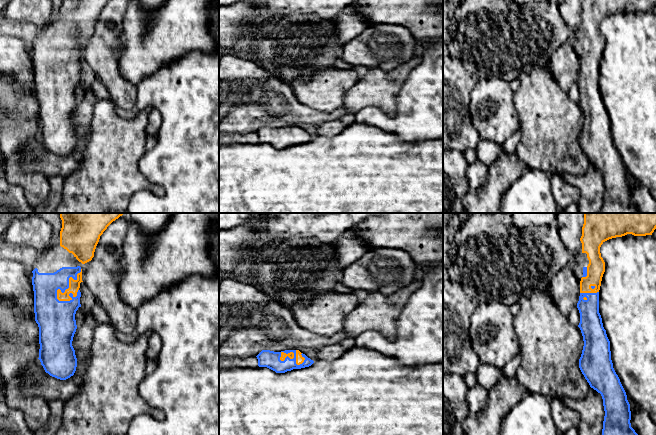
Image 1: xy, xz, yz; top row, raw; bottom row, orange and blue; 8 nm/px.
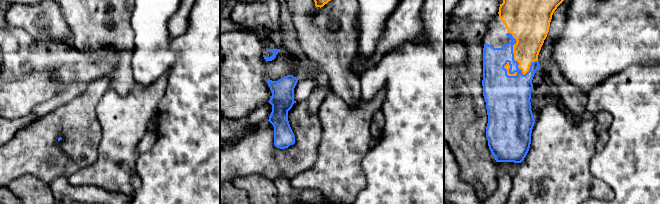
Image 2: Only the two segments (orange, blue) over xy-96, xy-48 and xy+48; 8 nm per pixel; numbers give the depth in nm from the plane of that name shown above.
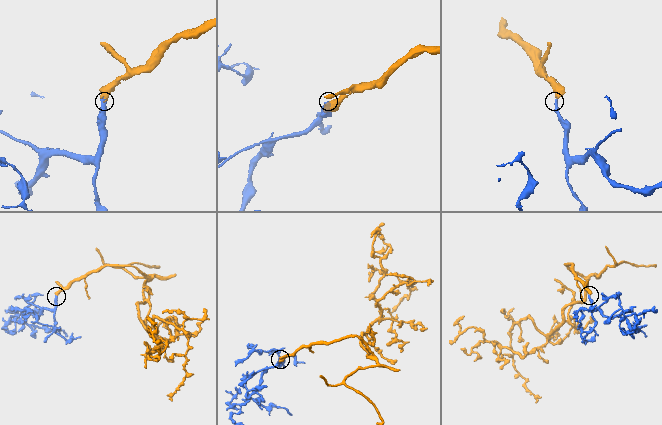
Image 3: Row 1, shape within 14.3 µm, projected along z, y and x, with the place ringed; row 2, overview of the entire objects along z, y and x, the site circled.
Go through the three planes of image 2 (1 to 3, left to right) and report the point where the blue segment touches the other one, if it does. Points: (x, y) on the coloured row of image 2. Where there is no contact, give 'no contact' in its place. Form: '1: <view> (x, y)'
1: no contact
2: no contact
3: xy+48 (513, 52)

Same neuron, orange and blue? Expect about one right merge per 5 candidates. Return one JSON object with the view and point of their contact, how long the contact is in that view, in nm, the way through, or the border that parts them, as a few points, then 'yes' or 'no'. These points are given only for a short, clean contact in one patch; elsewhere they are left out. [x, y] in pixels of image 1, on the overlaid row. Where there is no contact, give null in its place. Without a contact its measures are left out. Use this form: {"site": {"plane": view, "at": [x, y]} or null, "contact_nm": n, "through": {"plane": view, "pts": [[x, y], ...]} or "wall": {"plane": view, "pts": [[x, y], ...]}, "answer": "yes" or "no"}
{"site": {"plane": "xy", "at": [69, 286]}, "contact_nm": 320, "answer": "yes"}

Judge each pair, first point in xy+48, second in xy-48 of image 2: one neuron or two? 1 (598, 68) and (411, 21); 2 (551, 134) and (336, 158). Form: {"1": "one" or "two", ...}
{"1": "one", "2": "one"}

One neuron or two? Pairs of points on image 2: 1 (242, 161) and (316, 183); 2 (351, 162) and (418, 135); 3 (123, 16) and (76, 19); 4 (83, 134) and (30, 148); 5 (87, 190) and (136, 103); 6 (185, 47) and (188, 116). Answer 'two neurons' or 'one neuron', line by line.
1: two neurons
2: two neurons
3: one neuron
4: one neuron
5: two neurons
6: one neuron

